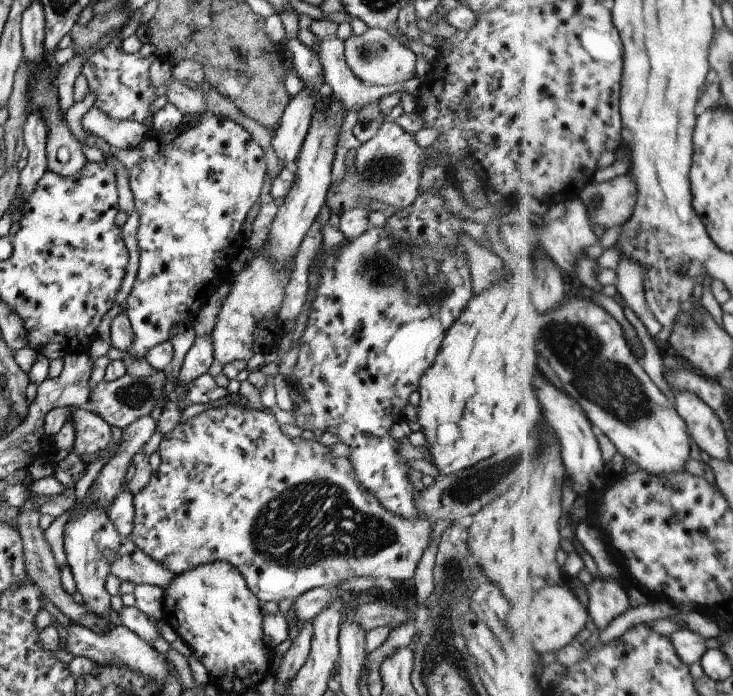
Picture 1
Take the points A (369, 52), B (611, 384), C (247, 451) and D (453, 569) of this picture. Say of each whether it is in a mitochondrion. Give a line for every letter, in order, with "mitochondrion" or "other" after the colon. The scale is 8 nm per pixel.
A: mitochondrion
B: mitochondrion
C: other
D: mitochondrion

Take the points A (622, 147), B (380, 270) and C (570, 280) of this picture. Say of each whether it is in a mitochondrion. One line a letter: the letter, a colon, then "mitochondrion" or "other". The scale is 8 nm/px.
A: other
B: mitochondrion
C: other

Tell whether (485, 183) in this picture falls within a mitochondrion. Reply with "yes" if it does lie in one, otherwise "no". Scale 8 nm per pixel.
no

